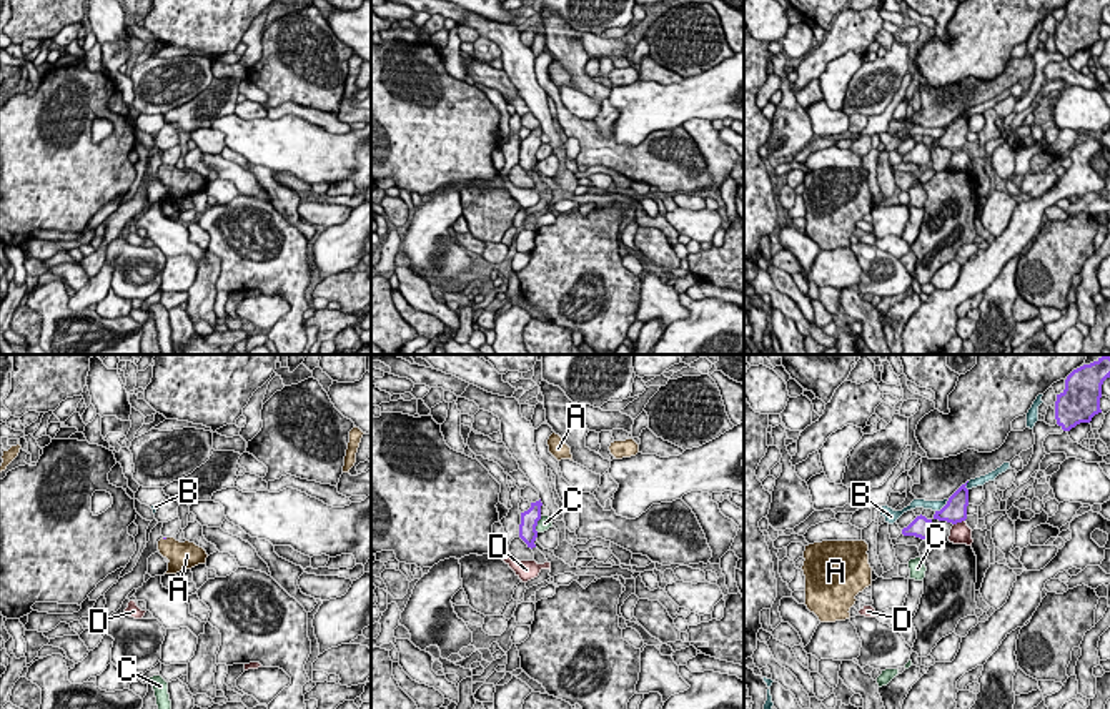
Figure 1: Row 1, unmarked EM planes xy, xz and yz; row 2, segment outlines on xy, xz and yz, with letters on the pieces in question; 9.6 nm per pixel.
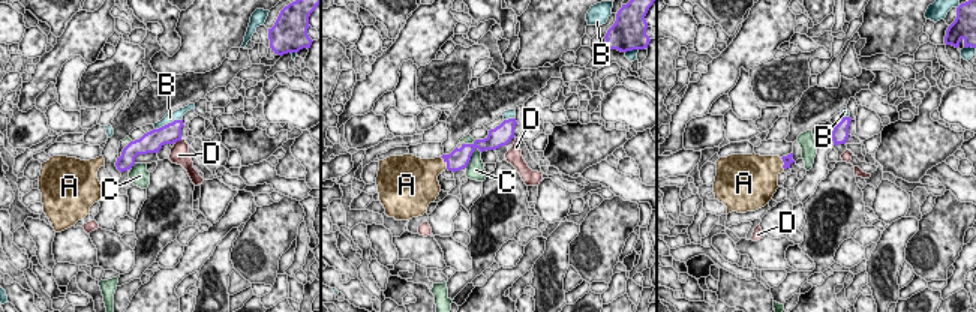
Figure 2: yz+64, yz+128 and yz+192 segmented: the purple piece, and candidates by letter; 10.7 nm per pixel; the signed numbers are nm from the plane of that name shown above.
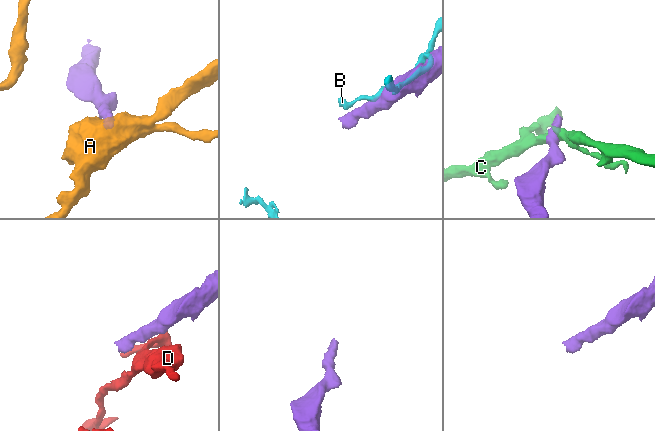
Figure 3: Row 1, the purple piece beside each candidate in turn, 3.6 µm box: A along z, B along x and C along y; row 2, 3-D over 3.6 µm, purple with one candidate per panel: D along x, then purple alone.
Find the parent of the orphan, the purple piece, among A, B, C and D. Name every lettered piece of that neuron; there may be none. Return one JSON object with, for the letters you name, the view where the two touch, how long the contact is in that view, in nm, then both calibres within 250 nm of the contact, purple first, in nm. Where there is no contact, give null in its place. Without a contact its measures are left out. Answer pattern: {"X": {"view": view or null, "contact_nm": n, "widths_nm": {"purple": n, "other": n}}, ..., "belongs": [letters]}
{"A": {"view": null}, "belongs": ["A"]}

